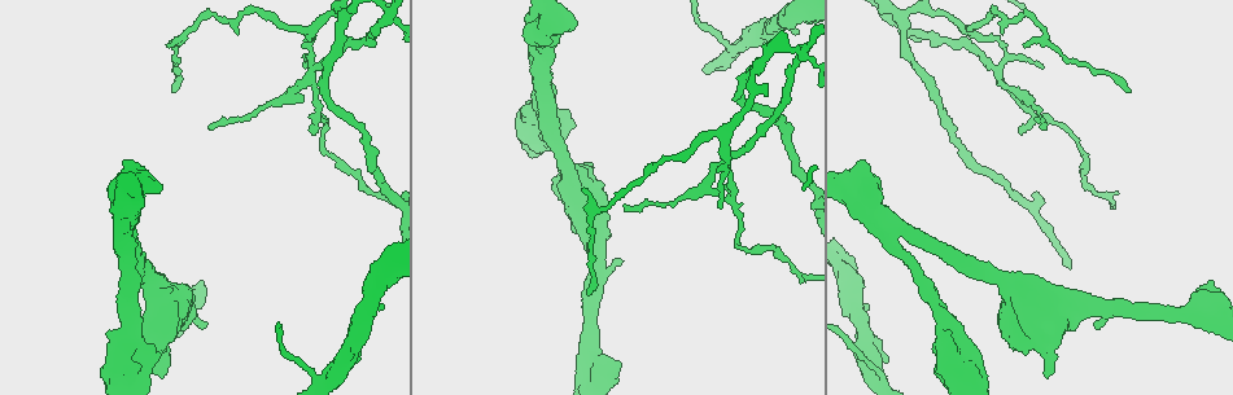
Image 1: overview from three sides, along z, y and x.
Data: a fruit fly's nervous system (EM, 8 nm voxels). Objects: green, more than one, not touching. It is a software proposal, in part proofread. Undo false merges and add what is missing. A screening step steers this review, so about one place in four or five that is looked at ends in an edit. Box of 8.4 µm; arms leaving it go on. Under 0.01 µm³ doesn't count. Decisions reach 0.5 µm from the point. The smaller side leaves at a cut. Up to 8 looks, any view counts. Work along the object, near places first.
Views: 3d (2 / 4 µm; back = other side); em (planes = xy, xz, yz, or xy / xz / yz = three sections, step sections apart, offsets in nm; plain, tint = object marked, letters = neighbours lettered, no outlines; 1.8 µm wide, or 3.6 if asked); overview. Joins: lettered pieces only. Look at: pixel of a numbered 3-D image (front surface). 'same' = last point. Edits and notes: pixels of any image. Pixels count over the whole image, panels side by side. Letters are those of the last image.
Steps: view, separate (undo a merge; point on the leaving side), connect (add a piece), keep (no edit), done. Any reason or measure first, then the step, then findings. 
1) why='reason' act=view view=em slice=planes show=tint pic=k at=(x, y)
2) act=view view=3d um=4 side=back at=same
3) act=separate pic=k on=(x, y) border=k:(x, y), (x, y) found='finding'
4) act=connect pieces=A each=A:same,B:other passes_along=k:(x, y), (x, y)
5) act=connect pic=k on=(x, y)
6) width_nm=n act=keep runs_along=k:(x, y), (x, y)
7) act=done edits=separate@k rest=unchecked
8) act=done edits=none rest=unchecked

why='two arms in line, one across' act=view view=em slice=planes show=letters pic=1 at=(542, 58)

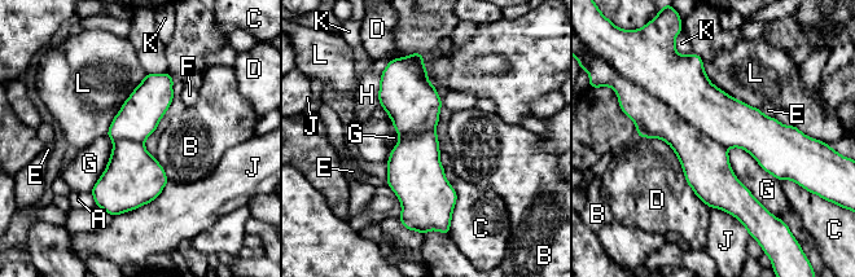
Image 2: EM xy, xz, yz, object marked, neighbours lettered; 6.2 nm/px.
act=separate pic=2 on=(700, 155) each=A:other,B:other,C:other,D:other,E:other,F:other,G:other,H:other,J:other,K:other,L:other border=2:(641, 87), (727, 148) found='a second neuron is stuck on'

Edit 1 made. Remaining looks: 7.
act=view view=overview

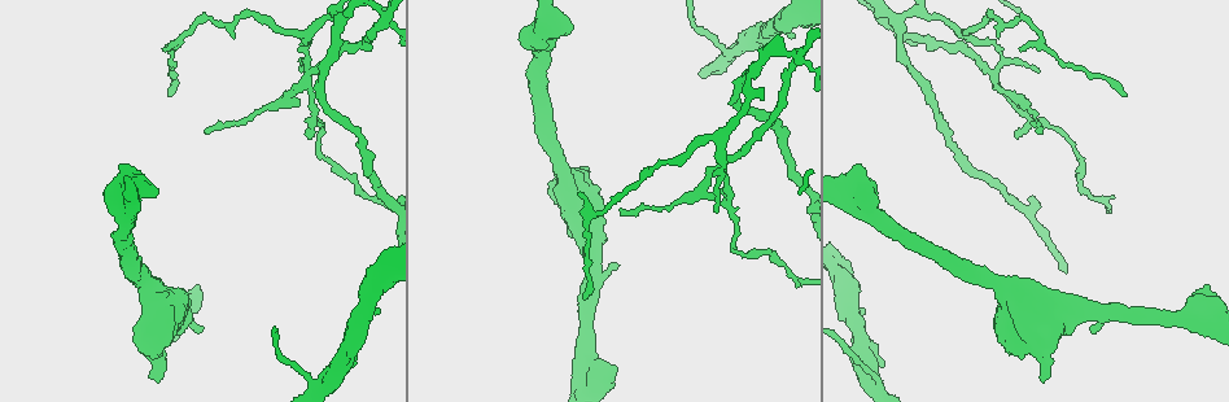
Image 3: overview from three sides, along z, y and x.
why='thick turns thin' act=view view=3d um=4 pic=3 at=(1040, 327)

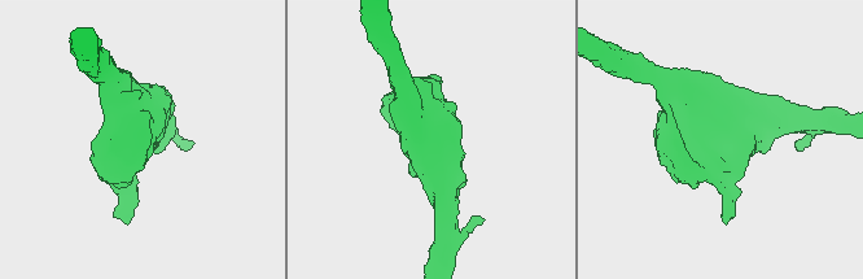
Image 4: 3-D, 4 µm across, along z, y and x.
act=view view=em um=3.6 slice=xy step=16 show=letters pic=4 at=(720, 139)

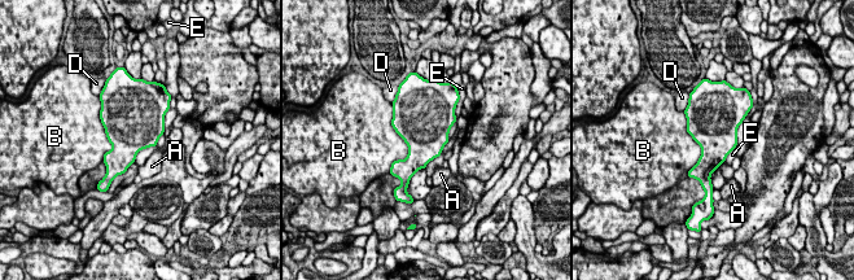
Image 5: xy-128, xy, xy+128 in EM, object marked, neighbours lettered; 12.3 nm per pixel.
act=keep each=A:other,B:other,D:other,E:other border=5:(456, 108), (449, 139) found='all the same neuron'

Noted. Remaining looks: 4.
why='branch stops here' act=view view=em um=3.6 slice=planes show=letters pic=3 at=(1036, 131)

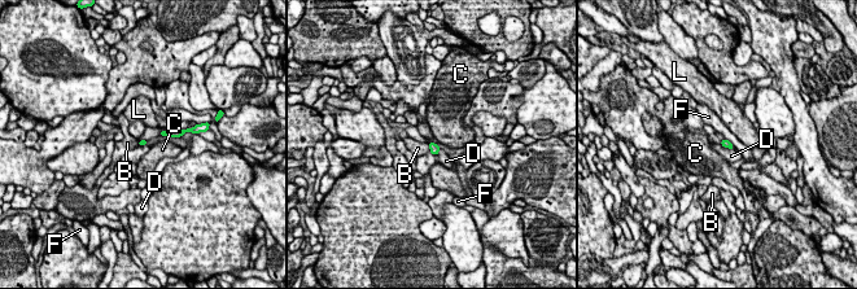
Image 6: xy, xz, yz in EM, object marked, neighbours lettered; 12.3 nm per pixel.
longest_contact=D:200nm act=keep each=B:other,C:other,D:other,F:other,L:other border=6:(720, 144), (734, 148) found='no lettered piece goes on from it'

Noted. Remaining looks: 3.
act=done edits=separate@2 rest=unchecked

